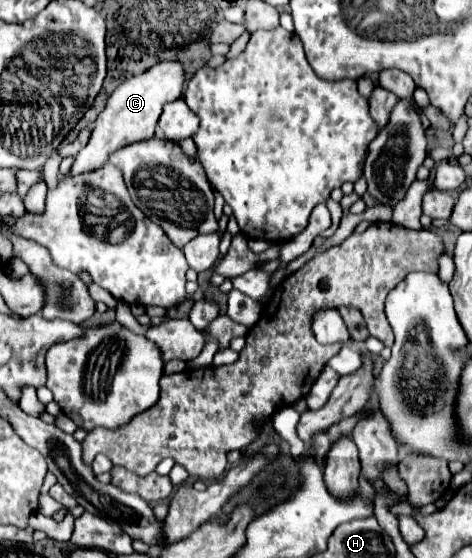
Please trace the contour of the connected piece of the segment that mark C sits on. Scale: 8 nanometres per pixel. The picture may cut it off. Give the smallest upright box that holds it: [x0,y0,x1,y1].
[67,62,183,176]

